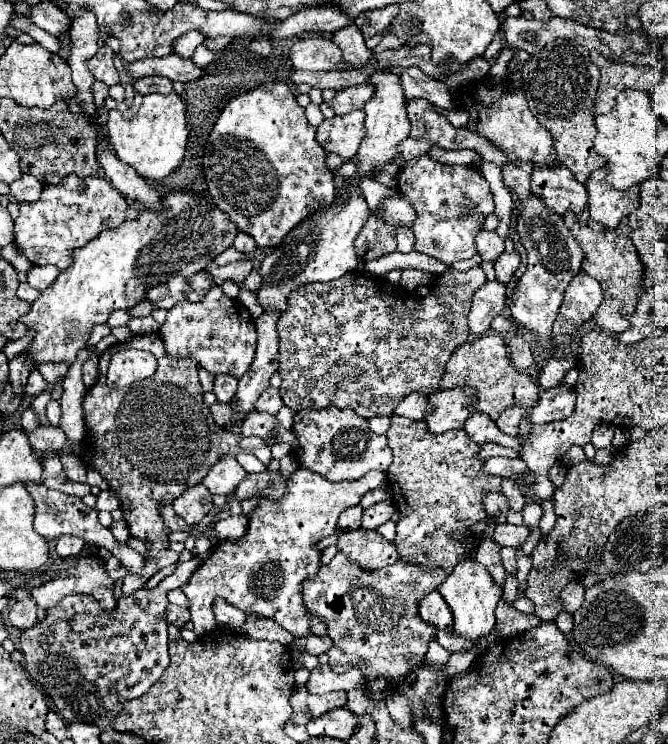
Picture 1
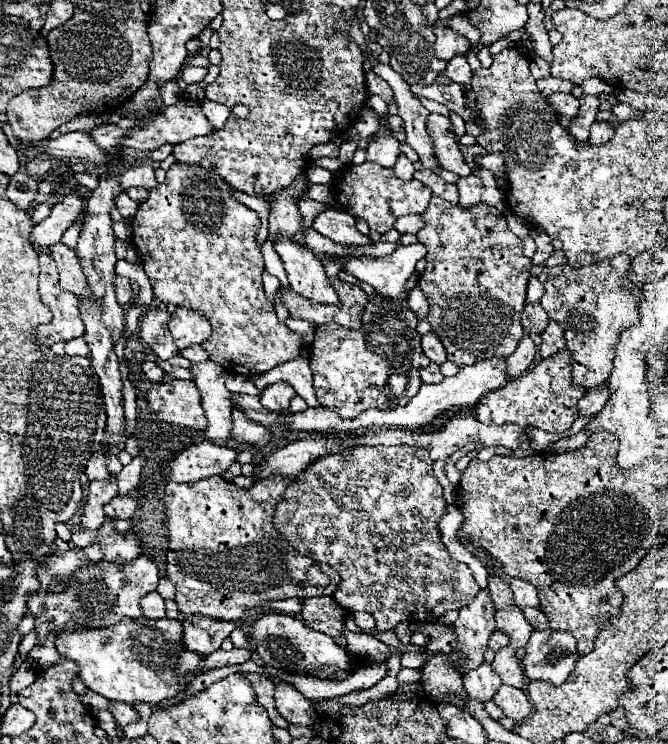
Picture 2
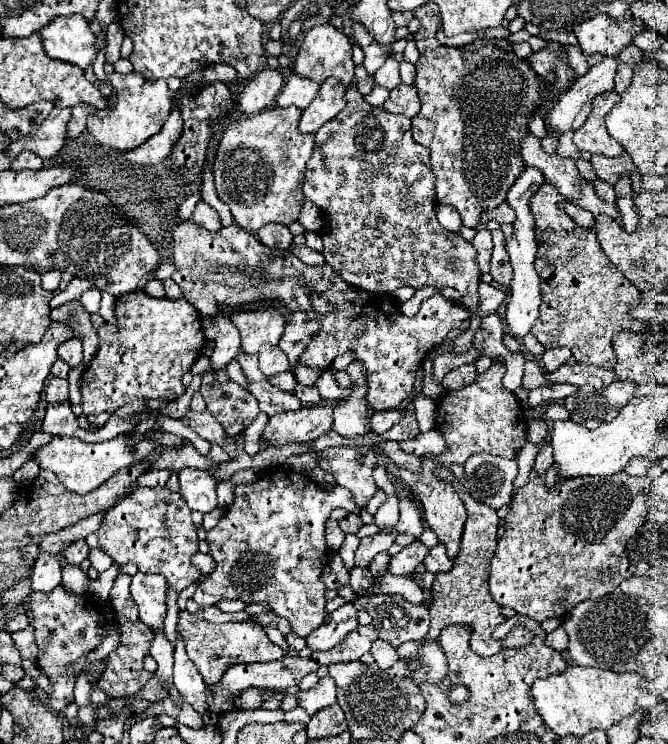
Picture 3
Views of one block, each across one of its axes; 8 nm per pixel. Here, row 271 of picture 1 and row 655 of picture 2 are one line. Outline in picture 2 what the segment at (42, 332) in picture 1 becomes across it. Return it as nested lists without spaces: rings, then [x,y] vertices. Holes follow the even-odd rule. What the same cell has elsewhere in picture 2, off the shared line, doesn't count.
[[[124,618],[118,626],[102,630],[64,632],[56,638],[56,650],[78,664],[80,680],[96,694],[130,706],[144,702],[152,708],[186,692],[188,684],[202,674],[200,664],[204,660],[204,656],[188,652],[182,646],[182,622],[168,618]]]

